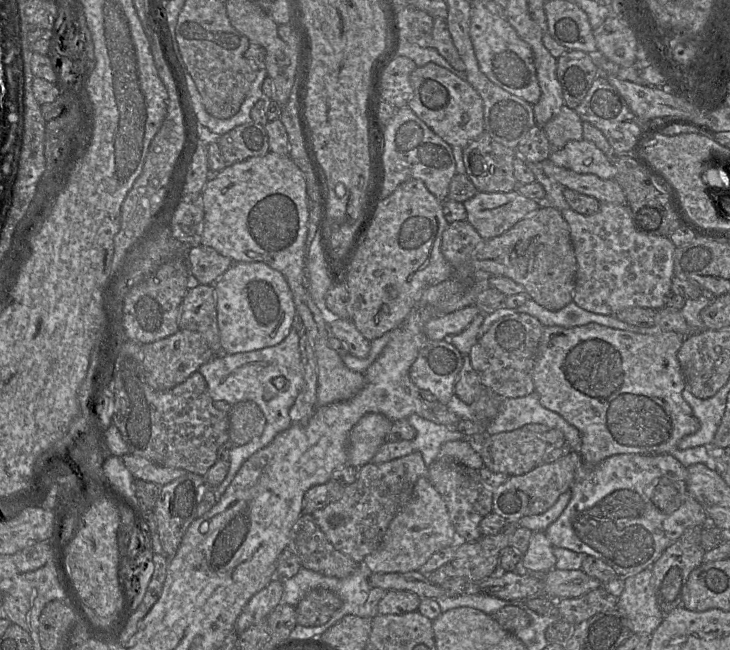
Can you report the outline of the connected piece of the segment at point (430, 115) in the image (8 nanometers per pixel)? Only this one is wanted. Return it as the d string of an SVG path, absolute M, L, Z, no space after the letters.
M427 63L412 71L410 84L412 96L407 106L450 146L464 148L484 132L483 101L465 79L435 63Z

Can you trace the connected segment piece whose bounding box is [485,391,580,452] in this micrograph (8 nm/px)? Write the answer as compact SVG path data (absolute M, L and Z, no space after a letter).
M537 392L519 398L501 398L497 415L489 422L486 435L494 435L522 428L528 424L543 424L556 428L564 435L565 445L572 451L580 447L580 432L561 415L540 403Z

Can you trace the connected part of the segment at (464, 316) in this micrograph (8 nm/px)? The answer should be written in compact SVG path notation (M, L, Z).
M476 305L466 306L452 313L436 315L424 325L428 341L449 340L450 336L462 332L481 313Z

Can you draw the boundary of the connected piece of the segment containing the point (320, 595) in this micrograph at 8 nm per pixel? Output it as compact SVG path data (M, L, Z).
M317 587L296 606L297 624L305 627L324 625L341 607L342 600L336 593Z

